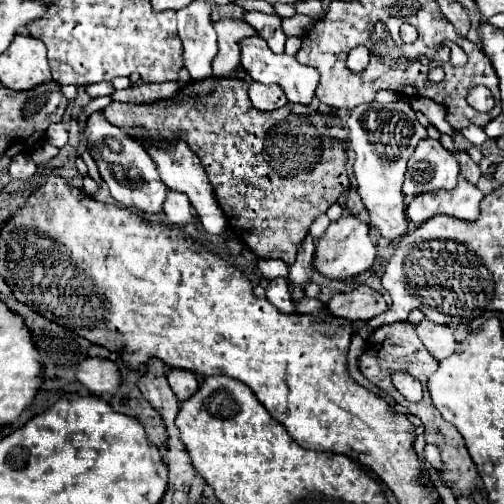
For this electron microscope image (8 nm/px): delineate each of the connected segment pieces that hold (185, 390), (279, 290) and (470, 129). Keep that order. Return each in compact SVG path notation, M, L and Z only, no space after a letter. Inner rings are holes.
M172 369L172 373L166 373L166 379L170 383L170 389L178 397L178 401L190 399L198 389L196 375L192 375L188 371L182 371L182 369Z
M278 277L278 279L272 279L266 287L266 299L276 305L282 313L294 313L294 303L292 303L292 293L288 289L288 281Z
M474 124L462 129L461 133L468 141L473 145L476 145L476 147L478 147L478 145L482 145L482 143L486 141L486 133L484 133L484 129Z

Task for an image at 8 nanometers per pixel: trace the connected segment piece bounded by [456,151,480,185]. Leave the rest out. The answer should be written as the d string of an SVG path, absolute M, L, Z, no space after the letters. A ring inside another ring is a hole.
M458 151L458 153L456 153L456 159L458 159L458 163L460 163L460 173L462 173L462 177L476 185L478 179L480 179L480 167L478 167L478 165L468 157L468 153L464 153L464 151Z

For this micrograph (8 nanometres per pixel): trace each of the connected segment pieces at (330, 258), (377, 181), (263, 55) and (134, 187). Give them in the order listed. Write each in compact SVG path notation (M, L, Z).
M342 215L338 221L332 221L324 235L316 241L316 255L314 255L314 269L332 281L356 277L372 267L376 259L376 245L370 237L370 227L362 223L358 217Z
M378 101L358 105L348 117L348 145L354 151L354 175L358 181L358 193L364 207L370 213L372 227L388 241L398 241L406 235L408 221L404 219L404 195L400 193L400 183L404 181L406 161L420 139L426 137L426 129L418 123L416 113L408 101L394 101L382 105Z
M246 37L240 41L240 49L242 49L242 67L244 71L252 77L252 81L258 81L258 83L264 83L264 85L270 85L270 83L276 83L282 87L286 99L290 103L300 103L300 105L310 105L312 97L314 97L314 91L318 87L318 73L316 69L312 67L304 67L302 63L298 63L296 57L292 55L276 55L272 53L272 49L266 45L266 41L262 37Z
M102 113L90 115L84 127L84 135L88 141L88 153L96 161L98 173L102 181L108 185L110 195L118 203L126 207L134 207L142 213L160 213L168 187L160 181L160 175L156 173L156 165L148 157L144 147L136 139L128 137L122 129L108 123L108 119Z

